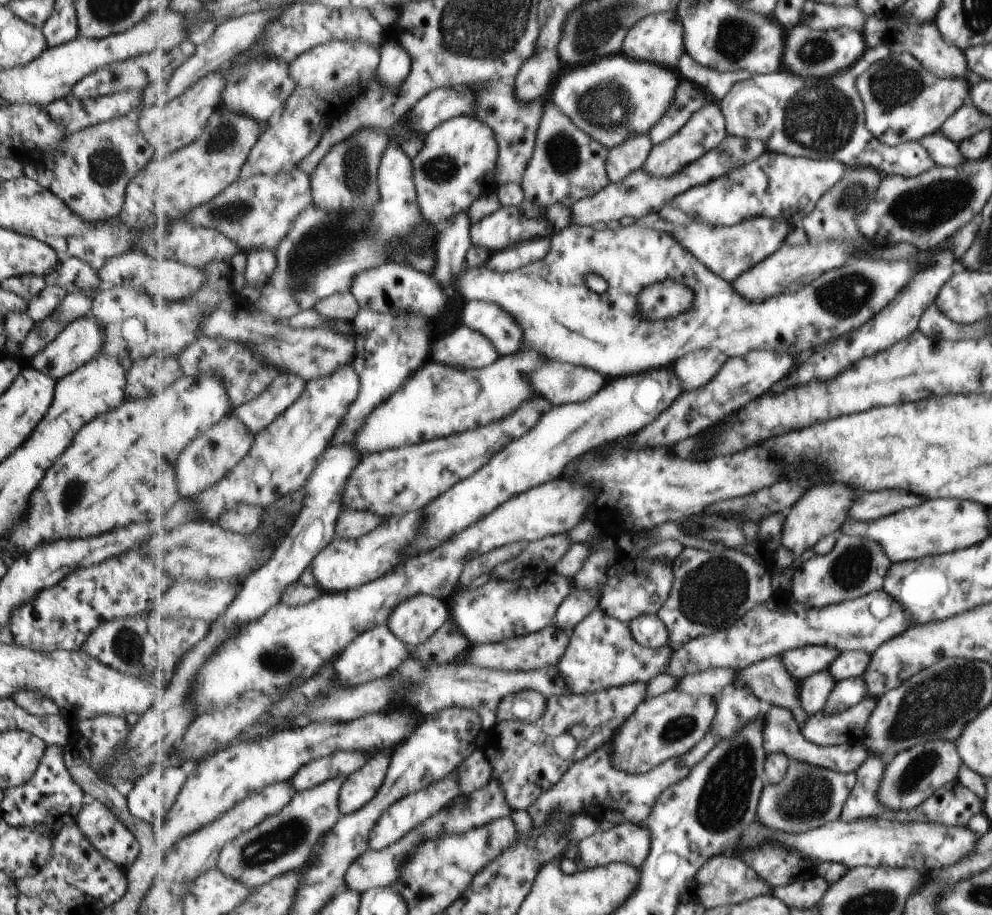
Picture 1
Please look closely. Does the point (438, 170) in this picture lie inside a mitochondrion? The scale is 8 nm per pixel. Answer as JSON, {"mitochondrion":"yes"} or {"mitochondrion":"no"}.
{"mitochondrion":"yes"}

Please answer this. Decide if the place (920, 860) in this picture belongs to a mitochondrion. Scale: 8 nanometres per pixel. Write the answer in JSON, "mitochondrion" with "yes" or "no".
{"mitochondrion":"no"}

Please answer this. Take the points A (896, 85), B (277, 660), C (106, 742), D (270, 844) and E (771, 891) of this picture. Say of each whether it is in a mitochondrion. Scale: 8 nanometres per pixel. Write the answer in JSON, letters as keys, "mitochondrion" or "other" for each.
{"A":"mitochondrion","B":"mitochondrion","C":"other","D":"mitochondrion","E":"other"}

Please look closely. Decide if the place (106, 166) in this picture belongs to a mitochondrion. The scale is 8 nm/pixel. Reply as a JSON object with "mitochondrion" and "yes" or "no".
{"mitochondrion":"yes"}

